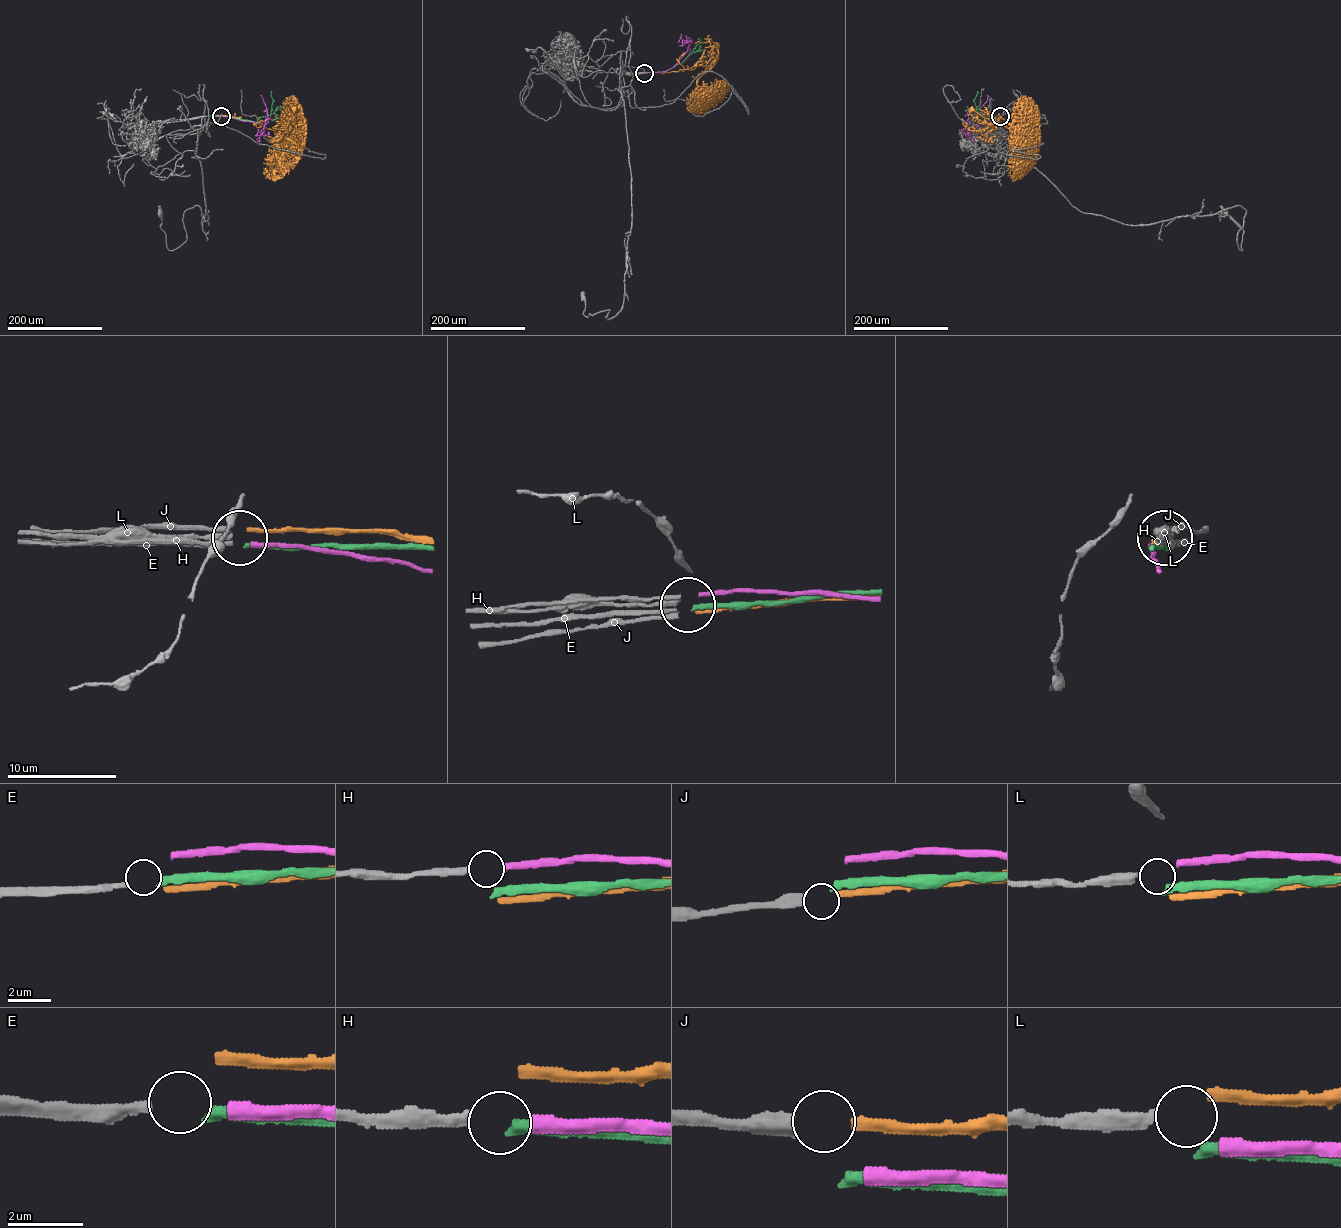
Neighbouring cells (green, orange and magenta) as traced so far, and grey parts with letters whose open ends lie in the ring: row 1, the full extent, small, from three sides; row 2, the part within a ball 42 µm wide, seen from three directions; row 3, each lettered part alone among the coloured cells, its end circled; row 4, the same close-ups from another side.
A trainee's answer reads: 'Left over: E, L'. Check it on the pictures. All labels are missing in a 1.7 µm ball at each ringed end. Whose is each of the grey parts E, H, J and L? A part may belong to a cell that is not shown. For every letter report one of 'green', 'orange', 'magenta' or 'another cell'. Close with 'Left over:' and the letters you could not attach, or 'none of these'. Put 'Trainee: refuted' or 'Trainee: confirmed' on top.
Trainee: refuted
E: green
H: magenta
J: orange
L: another cell
Left over: L

